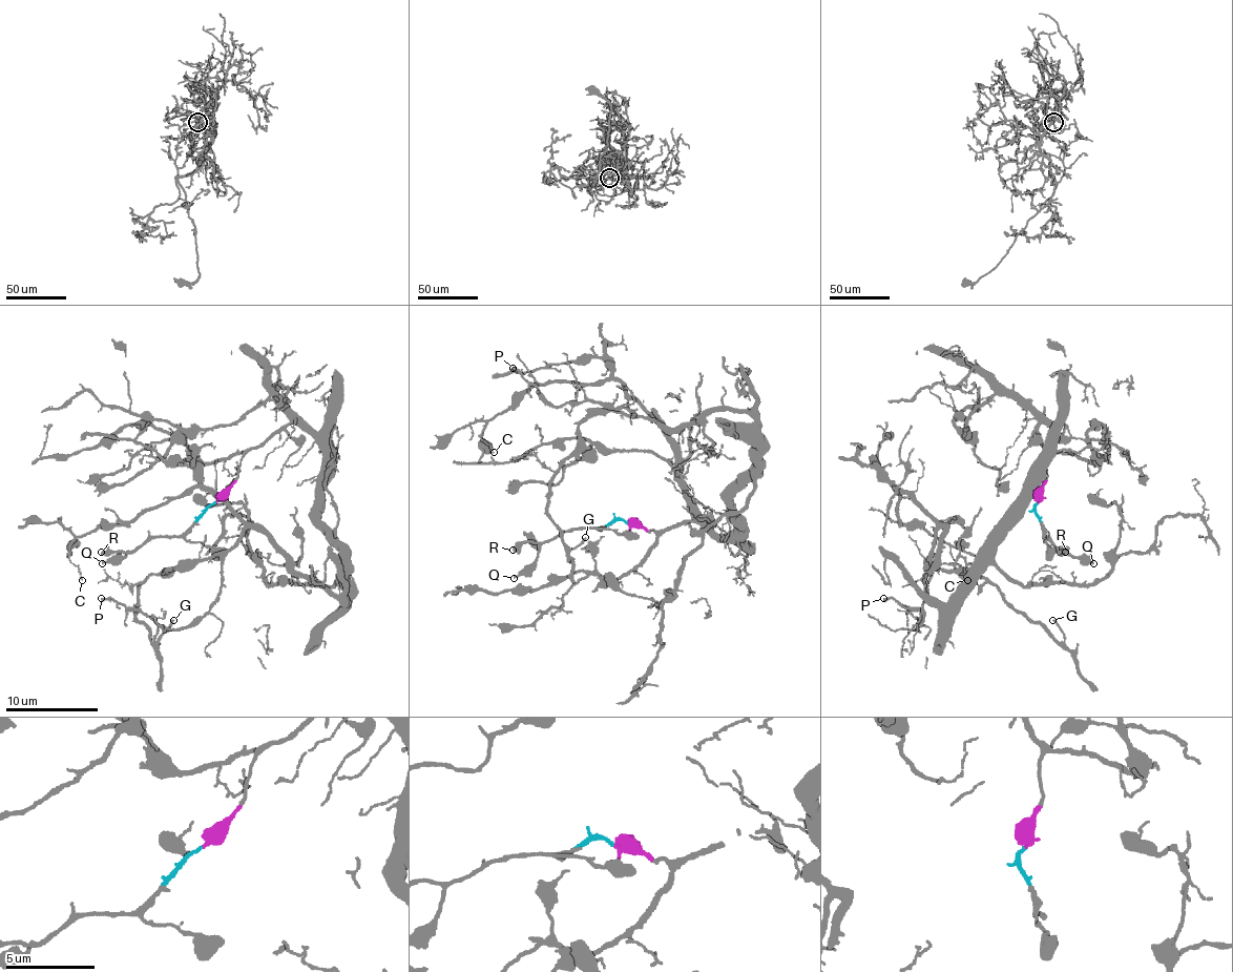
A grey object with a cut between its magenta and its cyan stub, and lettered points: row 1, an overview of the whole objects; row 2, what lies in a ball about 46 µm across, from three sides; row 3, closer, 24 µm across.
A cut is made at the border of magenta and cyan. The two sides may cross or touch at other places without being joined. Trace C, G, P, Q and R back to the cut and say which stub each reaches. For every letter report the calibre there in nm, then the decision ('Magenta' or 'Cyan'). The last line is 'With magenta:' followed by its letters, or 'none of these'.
C: Thickness 130 nm. Magenta
G: Thickness 170 nm. Magenta
P: Thickness 200 nm. Magenta
Q: Thickness 240 nm. Cyan
R: Thickness 600 nm. Cyan
With magenta: C, G, P

